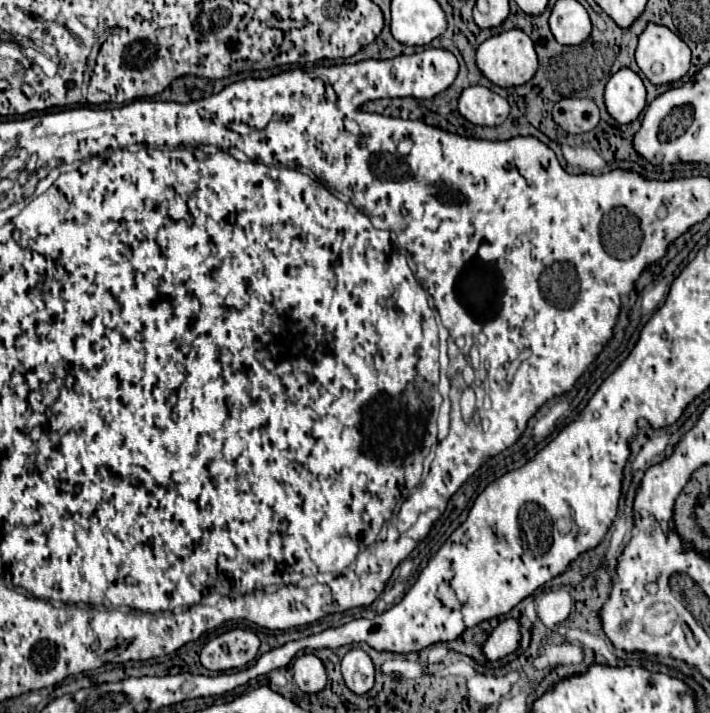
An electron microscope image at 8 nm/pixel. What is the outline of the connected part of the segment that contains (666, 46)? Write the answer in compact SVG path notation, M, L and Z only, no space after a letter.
M649 22L639 34L635 58L641 72L659 86L685 76L691 62L691 50L667 26Z

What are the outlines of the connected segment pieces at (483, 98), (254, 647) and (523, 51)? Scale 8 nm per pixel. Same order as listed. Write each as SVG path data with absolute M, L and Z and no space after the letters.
M469 86L459 98L459 112L473 124L497 126L509 116L509 102L485 86Z
M229 630L213 638L201 650L201 664L207 670L223 672L241 668L257 656L259 638L249 630Z
M517 28L491 36L477 48L477 66L497 86L503 86L503 88L521 86L529 82L537 72L537 54L535 54L533 40L523 30L517 30Z

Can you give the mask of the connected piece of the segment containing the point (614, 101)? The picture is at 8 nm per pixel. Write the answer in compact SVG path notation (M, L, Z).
M631 68L615 72L605 86L605 106L619 124L633 122L645 108L645 84Z

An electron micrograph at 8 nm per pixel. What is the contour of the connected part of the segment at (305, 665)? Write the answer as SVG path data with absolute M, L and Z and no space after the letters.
M303 654L293 664L293 678L301 692L319 692L327 684L327 670L315 654Z

